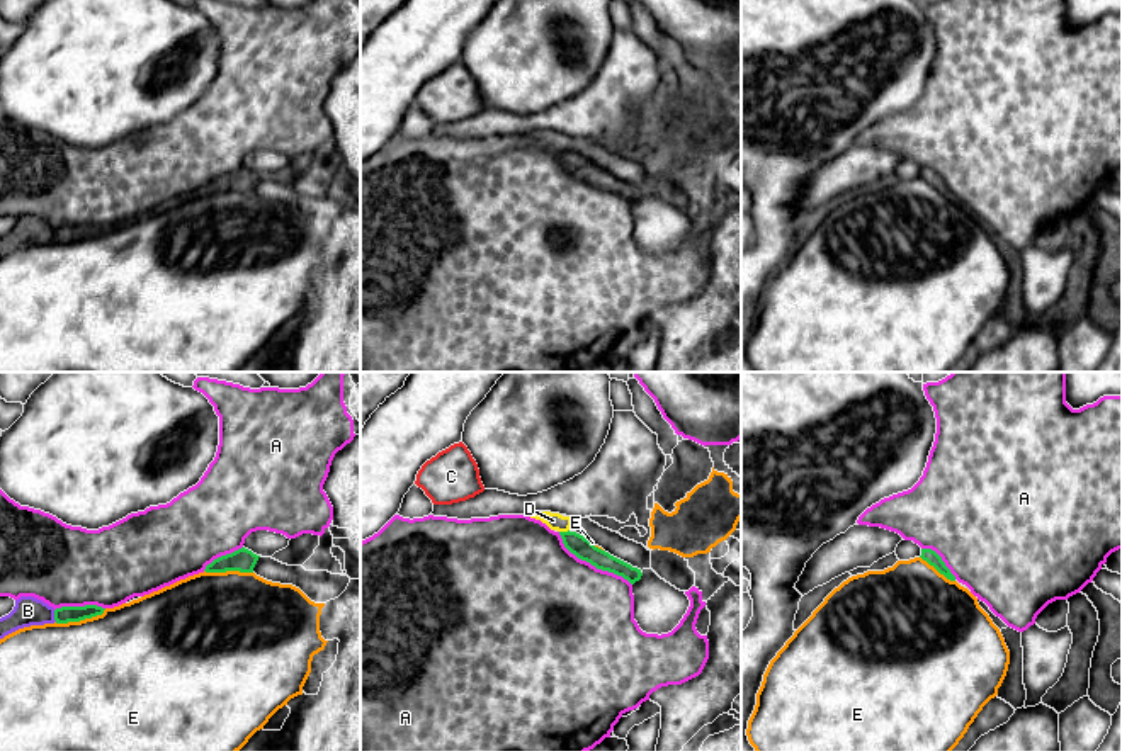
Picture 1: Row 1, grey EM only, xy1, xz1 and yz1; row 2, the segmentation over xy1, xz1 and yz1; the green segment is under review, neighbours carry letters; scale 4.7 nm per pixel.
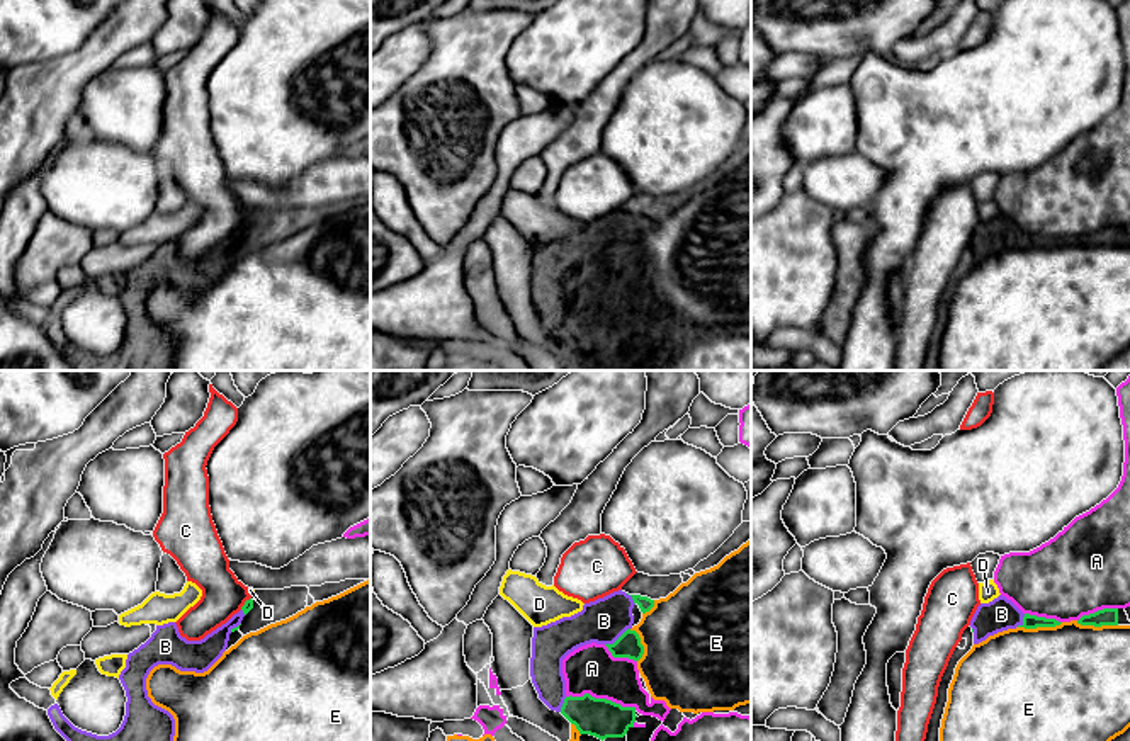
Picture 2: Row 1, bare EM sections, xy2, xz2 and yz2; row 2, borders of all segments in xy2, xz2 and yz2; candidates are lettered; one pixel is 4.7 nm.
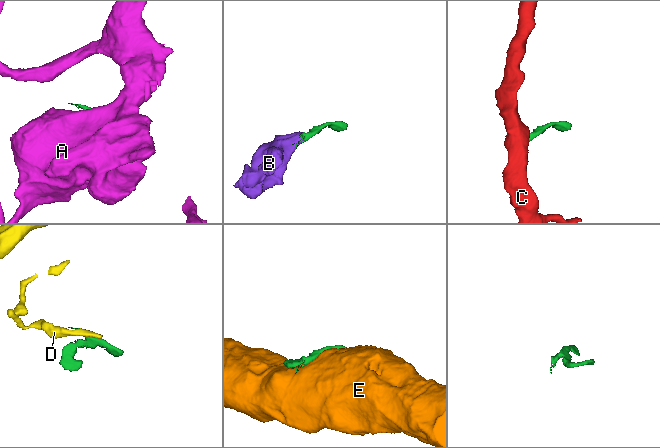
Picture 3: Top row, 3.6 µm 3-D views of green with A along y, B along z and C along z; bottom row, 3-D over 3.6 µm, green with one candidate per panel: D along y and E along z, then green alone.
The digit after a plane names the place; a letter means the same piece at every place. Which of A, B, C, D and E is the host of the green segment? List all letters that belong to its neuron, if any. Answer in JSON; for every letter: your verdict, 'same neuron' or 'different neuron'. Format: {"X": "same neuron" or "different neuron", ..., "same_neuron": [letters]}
{"A": "different neuron", "B": "same neuron", "C": "different neuron", "D": "different neuron", "E": "different neuron", "same_neuron": ["B"]}

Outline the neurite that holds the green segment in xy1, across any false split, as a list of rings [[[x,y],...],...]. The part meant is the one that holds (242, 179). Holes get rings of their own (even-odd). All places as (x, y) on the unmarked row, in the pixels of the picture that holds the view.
[[[241,167],[231,173],[221,175],[206,185],[206,192],[226,192],[226,190],[240,190],[240,192],[253,192],[260,175],[252,170]]]

